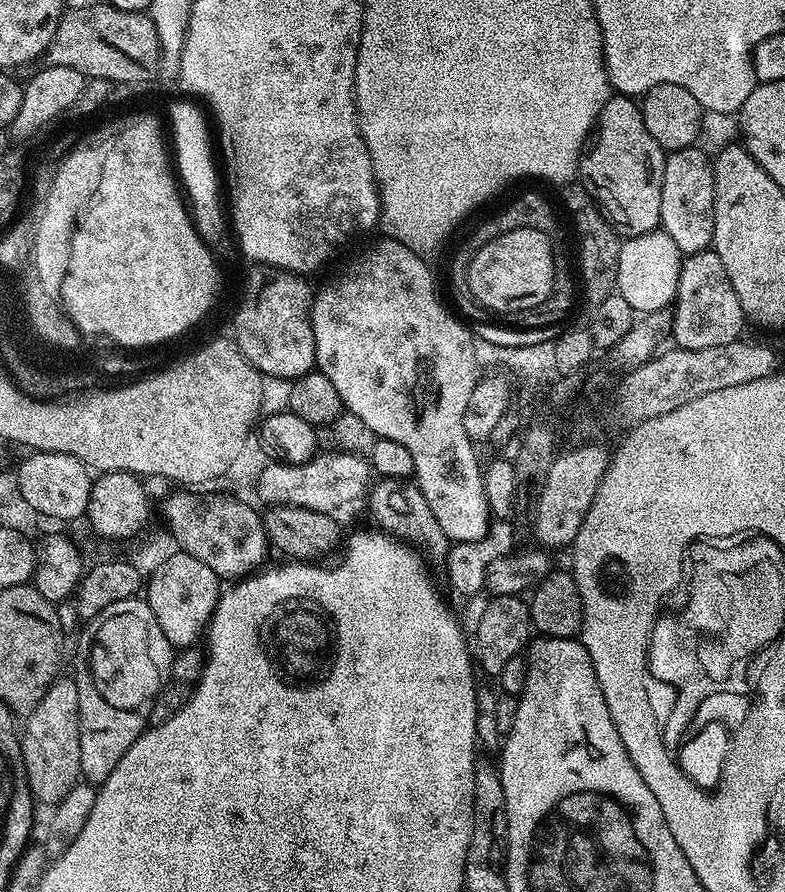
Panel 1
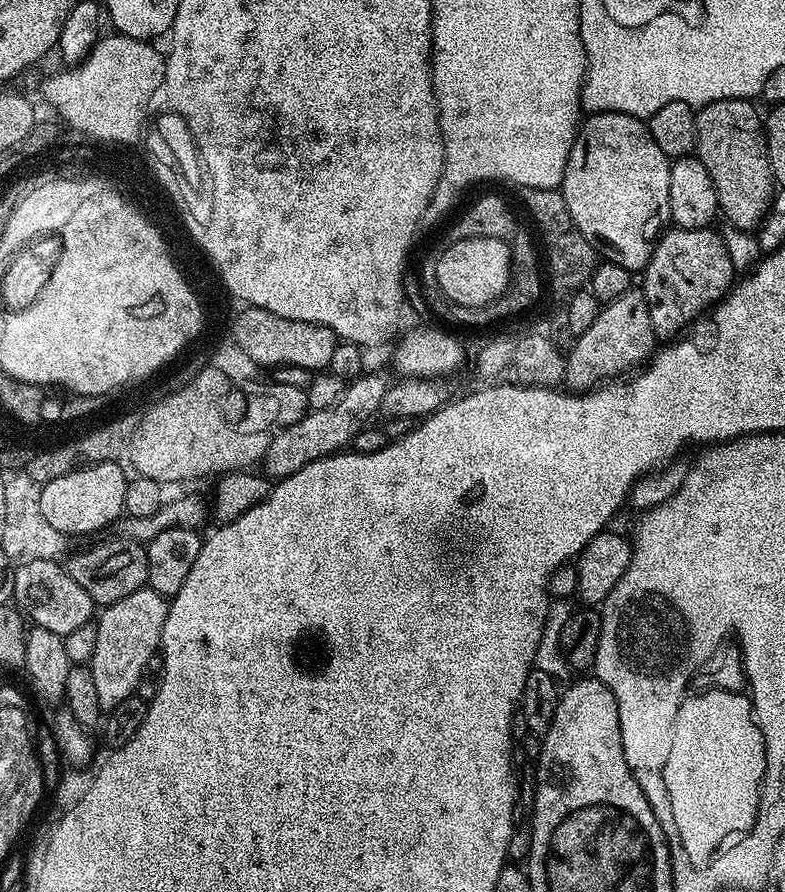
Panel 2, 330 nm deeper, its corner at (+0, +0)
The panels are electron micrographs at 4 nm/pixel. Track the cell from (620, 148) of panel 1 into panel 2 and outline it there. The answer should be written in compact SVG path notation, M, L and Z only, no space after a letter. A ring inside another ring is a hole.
M597 112L589 115L587 119L581 123L576 133L576 140L573 142L572 149L570 150L570 158L566 162L562 191L566 206L570 210L570 218L576 223L577 230L592 243L593 248L596 249L597 253L599 253L604 260L614 262L618 266L626 266L626 270L633 274L639 273L650 262L656 241L660 239L662 233L669 227L672 218L670 214L671 169L672 160L658 147L658 142L654 142L647 123L645 123L641 117L622 114L621 112Z

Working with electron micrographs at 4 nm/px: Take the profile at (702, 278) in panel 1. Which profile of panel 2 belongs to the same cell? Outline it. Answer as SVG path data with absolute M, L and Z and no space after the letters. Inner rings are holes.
M672 226L656 241L650 262L642 269L642 291L650 306L650 322L657 337L672 338L683 333L697 317L728 295L734 283L734 269L723 235L712 231L711 227Z

